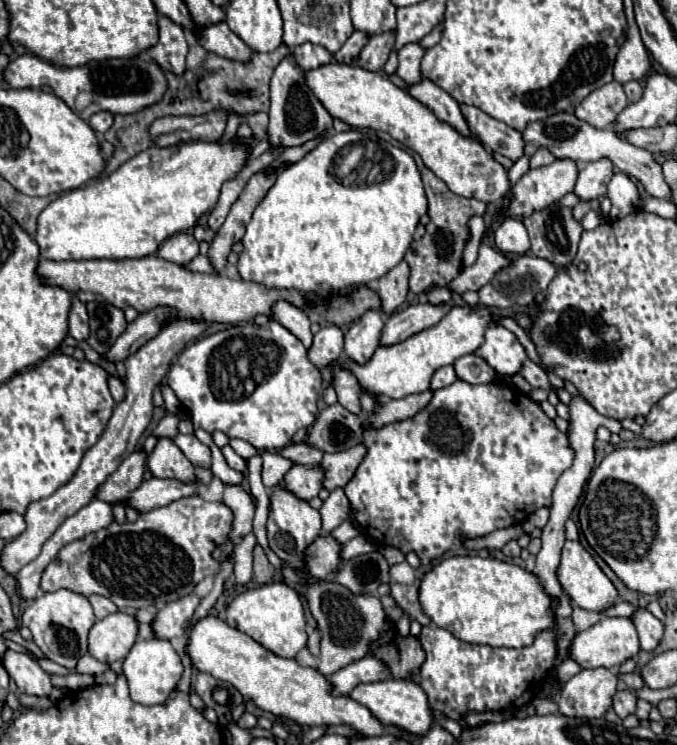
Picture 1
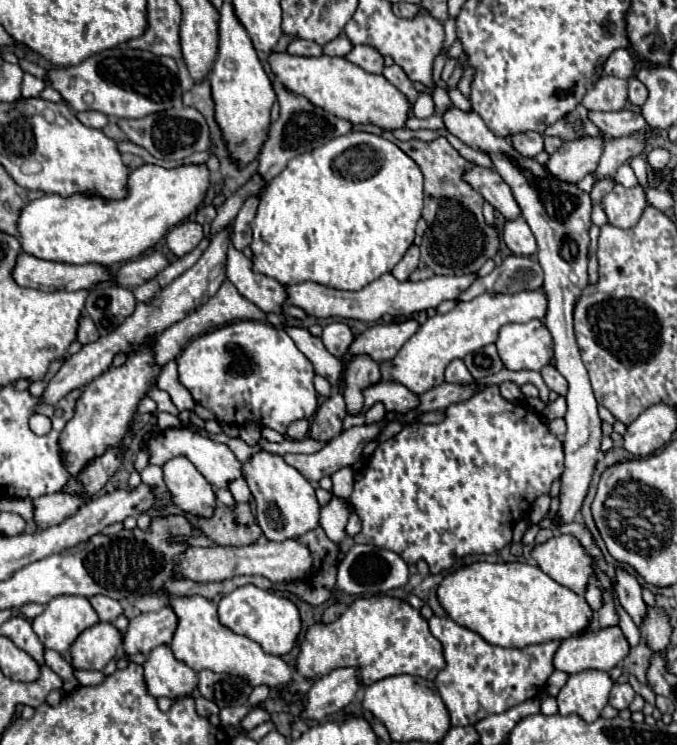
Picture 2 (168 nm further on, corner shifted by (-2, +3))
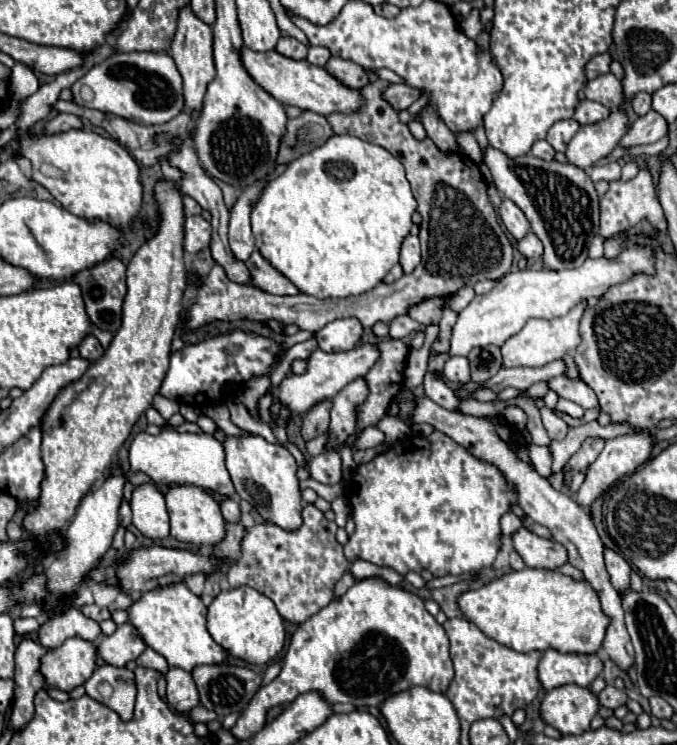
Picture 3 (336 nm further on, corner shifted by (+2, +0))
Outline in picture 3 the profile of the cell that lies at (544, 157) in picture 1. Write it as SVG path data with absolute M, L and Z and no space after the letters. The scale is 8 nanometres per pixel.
M560 120L556 122L548 134L546 134L546 142L556 150L556 152L564 152L566 144L570 142L570 138L578 132L580 124L576 120Z

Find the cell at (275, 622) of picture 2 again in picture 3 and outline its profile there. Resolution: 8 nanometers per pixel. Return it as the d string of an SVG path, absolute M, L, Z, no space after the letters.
M250 586L220 592L214 598L214 602L208 606L208 632L222 648L230 652L230 656L242 658L250 664L270 662L280 654L286 640L284 620L274 602Z

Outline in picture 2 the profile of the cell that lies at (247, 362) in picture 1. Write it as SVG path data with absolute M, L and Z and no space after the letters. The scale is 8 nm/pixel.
M236 321L236 323L228 323L220 329L214 329L214 331L208 331L196 339L190 341L190 345L178 355L178 381L190 391L190 395L194 397L194 401L198 405L204 405L206 409L210 409L218 421L224 421L224 423L232 423L232 425L244 425L244 421L254 421L262 427L270 427L282 435L286 435L286 427L296 421L296 419L310 419L318 407L318 401L316 401L316 389L314 389L314 369L310 367L310 361L298 351L298 347L294 345L294 341L290 339L290 335L284 331L284 329L278 329L270 323L262 323L262 321Z

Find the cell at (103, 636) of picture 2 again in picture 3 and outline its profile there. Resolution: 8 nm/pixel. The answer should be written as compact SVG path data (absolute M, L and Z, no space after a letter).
M68 638L60 648L48 650L42 658L42 674L50 688L70 692L84 684L96 670L98 648L84 638Z

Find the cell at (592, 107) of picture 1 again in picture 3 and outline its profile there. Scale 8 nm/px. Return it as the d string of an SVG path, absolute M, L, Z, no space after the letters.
M602 74L594 80L588 80L588 84L584 88L584 96L588 100L600 102L602 106L606 106L610 110L618 110L618 106L624 100L622 82L614 74Z

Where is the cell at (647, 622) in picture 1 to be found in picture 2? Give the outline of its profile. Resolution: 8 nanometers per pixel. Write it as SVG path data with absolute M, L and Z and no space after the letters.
M616 567L614 571L614 589L618 595L620 605L626 609L626 613L634 619L634 623L642 623L642 615L646 615L646 603L642 601L640 583L634 575L630 575L626 569Z

